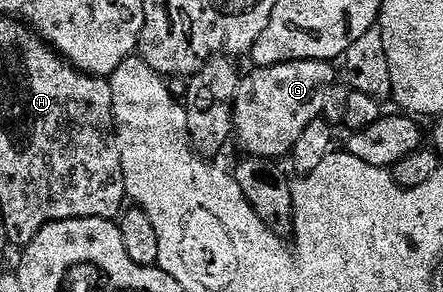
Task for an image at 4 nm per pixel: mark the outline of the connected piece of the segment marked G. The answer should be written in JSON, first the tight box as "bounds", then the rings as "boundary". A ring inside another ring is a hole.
{"bounds":[233,62,339,160],"boundary":[[[284,62],[250,69],[250,74],[241,79],[233,105],[235,142],[245,149],[244,153],[270,160],[292,155],[295,140],[303,136],[303,128],[322,117],[326,89],[339,78],[333,68],[333,62]]]}

